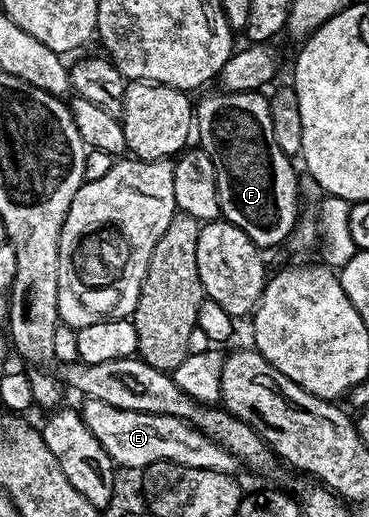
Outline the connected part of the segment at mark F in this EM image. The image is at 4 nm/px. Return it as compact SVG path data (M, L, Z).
M252 90L251 92L216 92L217 94L209 94L195 110L195 134L201 142L200 149L207 152L207 156L211 156L211 160L215 164L215 172L217 173L217 187L219 188L219 204L221 205L221 218L226 222L235 224L235 228L239 228L243 232L247 232L247 236L256 246L268 248L268 246L277 246L280 242L288 243L293 231L299 224L297 218L297 190L299 194L299 182L297 186L297 174L293 171L294 164L291 158L284 154L283 149L279 148L278 141L275 140L274 129L271 124L271 112L269 111L269 98L264 93Z

